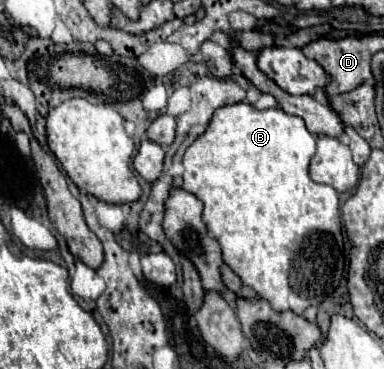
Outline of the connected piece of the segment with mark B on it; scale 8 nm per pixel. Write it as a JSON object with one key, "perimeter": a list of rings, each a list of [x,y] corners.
{"perimeter":[[[238,102],[238,104],[224,104],[222,108],[218,108],[218,112],[214,112],[206,132],[202,136],[198,136],[192,146],[188,146],[182,164],[184,164],[184,190],[194,194],[196,198],[202,200],[204,204],[204,222],[208,226],[208,234],[212,238],[218,240],[220,248],[222,248],[222,260],[240,276],[240,280],[254,288],[256,294],[264,300],[268,300],[268,304],[276,310],[294,310],[296,314],[302,314],[308,306],[318,306],[328,294],[332,294],[342,278],[344,272],[344,244],[342,244],[342,226],[340,226],[340,204],[338,204],[338,194],[332,186],[326,184],[318,184],[308,176],[308,164],[310,158],[316,152],[316,138],[314,134],[310,134],[306,130],[306,124],[300,116],[292,116],[286,114],[282,108],[268,108],[268,110],[256,110],[252,104],[248,102]]]}

